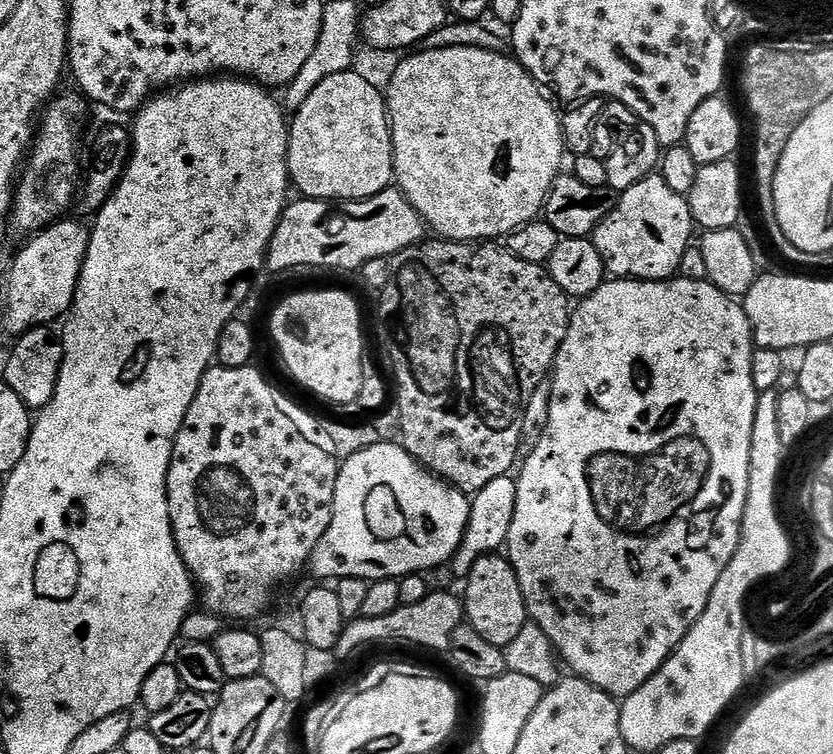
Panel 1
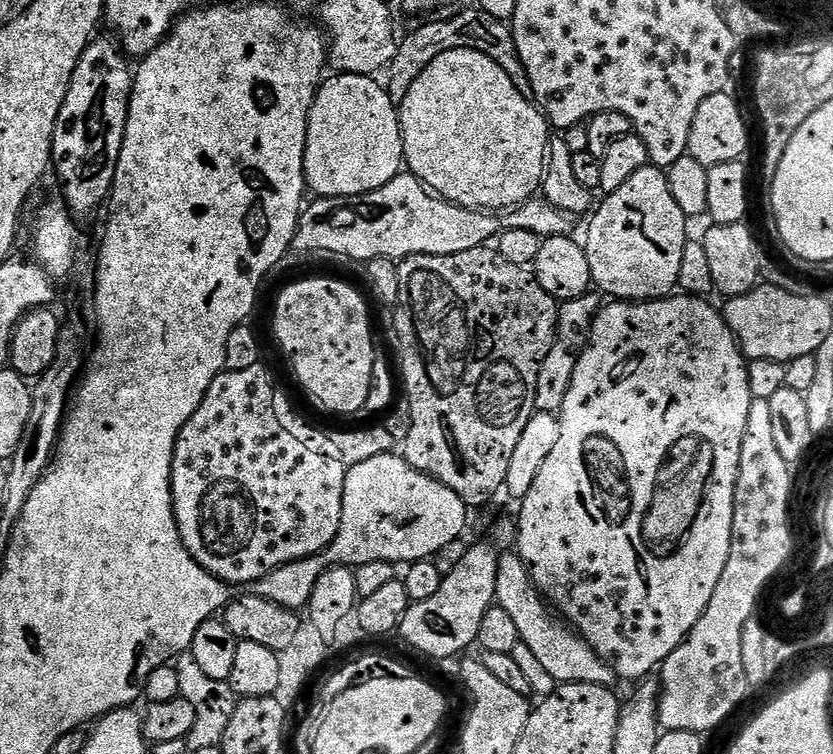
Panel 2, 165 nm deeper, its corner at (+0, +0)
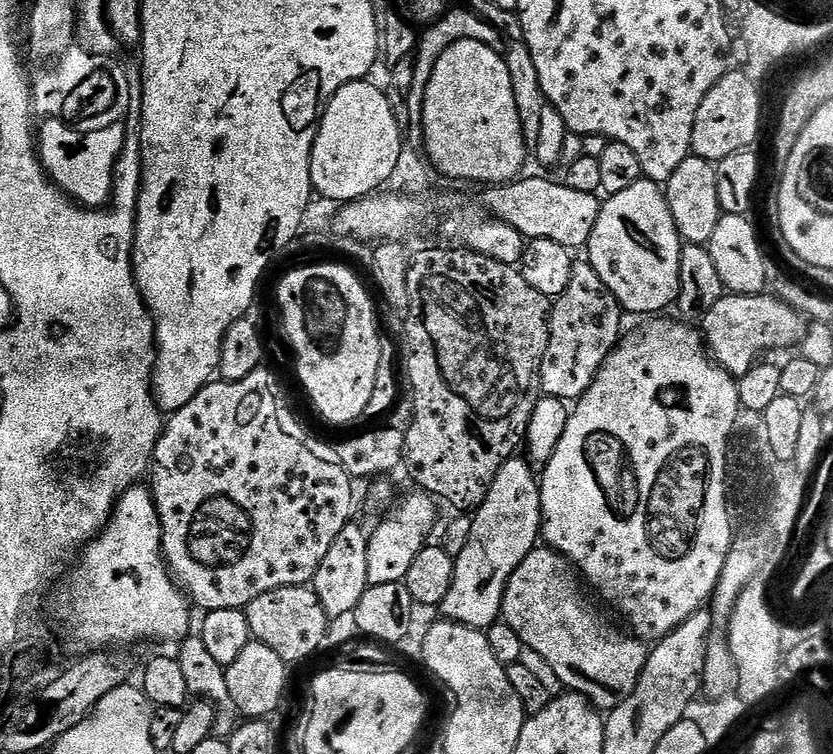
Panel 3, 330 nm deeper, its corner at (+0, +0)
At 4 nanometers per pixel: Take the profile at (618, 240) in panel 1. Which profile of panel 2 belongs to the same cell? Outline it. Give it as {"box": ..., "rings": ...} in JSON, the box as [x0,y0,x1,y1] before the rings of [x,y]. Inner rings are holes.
{"box":[582,166,690,302],"rings":[[[651,166],[638,170],[623,186],[618,186],[618,190],[607,193],[603,199],[604,201],[601,204],[599,201],[598,207],[591,213],[588,237],[583,237],[582,240],[584,252],[590,262],[593,285],[605,297],[608,295],[608,298],[615,298],[620,302],[662,300],[673,295],[678,288],[682,250],[686,250],[686,242],[690,238],[690,220],[682,214],[678,202],[674,202],[674,194],[670,194],[667,171]]]}

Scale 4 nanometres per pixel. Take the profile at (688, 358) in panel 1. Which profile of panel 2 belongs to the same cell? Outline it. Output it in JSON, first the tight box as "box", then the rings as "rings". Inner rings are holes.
{"box":[514,294,753,682],"rings":[[[673,294],[666,296],[662,300],[646,300],[643,302],[608,302],[601,307],[599,314],[596,315],[596,321],[592,327],[592,333],[588,339],[586,350],[578,358],[577,365],[574,366],[573,380],[570,382],[569,389],[566,392],[565,401],[558,411],[561,429],[559,431],[558,442],[555,443],[554,450],[550,451],[550,456],[546,458],[542,468],[538,471],[538,476],[534,480],[530,492],[526,494],[524,500],[519,501],[520,520],[515,521],[516,534],[514,537],[515,551],[518,553],[522,563],[528,568],[528,573],[533,584],[540,591],[540,595],[545,601],[575,631],[580,633],[580,637],[584,639],[591,648],[593,648],[603,660],[611,666],[613,672],[621,681],[632,680],[631,682],[640,682],[649,674],[655,673],[657,669],[663,665],[666,658],[670,658],[670,654],[674,654],[674,650],[684,639],[690,634],[690,630],[694,630],[694,626],[698,622],[698,618],[702,618],[702,614],[706,610],[706,606],[710,606],[710,598],[714,598],[714,586],[718,586],[718,578],[722,578],[722,570],[726,570],[726,558],[730,558],[730,546],[732,545],[732,527],[734,526],[734,510],[736,503],[734,502],[734,494],[736,493],[736,483],[738,482],[738,466],[742,458],[742,438],[746,434],[746,418],[750,418],[750,406],[753,399],[750,394],[750,378],[748,377],[748,360],[743,352],[740,351],[740,343],[736,341],[736,335],[730,330],[730,326],[724,320],[724,313],[719,307],[708,304],[707,299],[698,296],[686,296],[683,294]]]}

